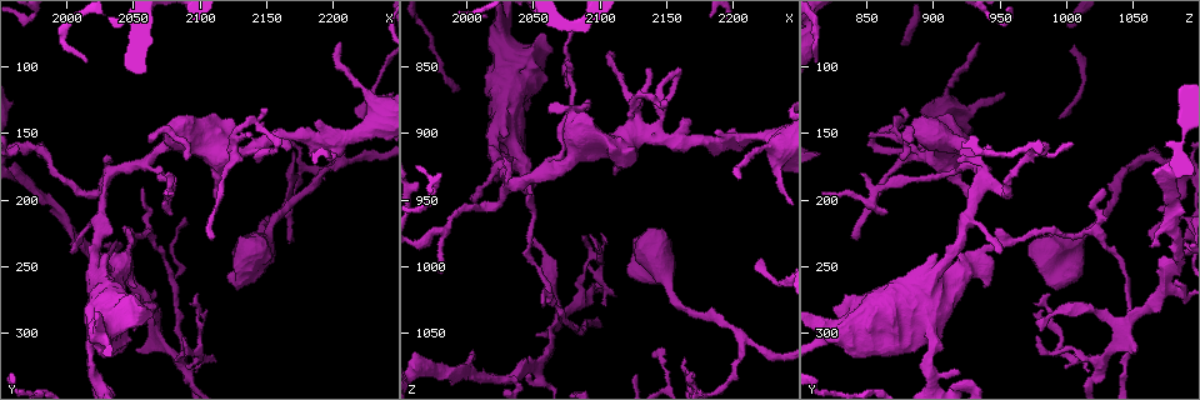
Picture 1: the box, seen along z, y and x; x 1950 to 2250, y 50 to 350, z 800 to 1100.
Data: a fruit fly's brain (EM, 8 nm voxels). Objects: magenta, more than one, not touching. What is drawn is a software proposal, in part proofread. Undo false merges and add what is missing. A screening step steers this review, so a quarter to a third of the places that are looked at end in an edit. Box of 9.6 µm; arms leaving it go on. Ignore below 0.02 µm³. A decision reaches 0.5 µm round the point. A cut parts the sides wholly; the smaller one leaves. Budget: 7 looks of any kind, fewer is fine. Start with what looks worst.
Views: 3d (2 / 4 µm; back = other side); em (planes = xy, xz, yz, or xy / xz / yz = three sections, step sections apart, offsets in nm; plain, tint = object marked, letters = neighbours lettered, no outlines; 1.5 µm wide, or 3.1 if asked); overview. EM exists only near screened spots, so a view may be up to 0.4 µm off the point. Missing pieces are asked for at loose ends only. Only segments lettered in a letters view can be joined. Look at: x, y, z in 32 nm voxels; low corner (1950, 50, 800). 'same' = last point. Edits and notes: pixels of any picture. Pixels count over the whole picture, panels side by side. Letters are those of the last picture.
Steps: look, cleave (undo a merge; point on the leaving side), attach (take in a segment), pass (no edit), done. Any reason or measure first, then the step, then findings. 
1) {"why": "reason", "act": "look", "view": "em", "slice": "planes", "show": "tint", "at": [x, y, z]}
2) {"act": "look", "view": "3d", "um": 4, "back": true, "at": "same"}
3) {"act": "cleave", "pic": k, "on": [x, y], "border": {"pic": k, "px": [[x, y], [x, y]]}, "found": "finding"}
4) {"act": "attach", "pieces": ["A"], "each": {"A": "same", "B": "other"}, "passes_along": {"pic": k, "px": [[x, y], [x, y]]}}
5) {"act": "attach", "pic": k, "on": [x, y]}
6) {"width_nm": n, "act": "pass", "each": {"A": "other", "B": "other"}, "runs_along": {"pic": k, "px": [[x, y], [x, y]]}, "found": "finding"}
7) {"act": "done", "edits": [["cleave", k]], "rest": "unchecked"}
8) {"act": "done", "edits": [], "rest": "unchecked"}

{"why": "an open end", "act": "look", "view": "em", "slice": "planes", "show": "tint", "at": [2094, 168, 874]}

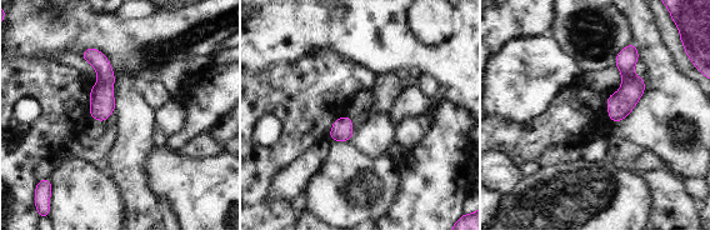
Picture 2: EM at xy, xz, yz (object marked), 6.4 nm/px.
{"act": "look", "view": "em", "slice": "planes", "show": "letters", "at": "same"}

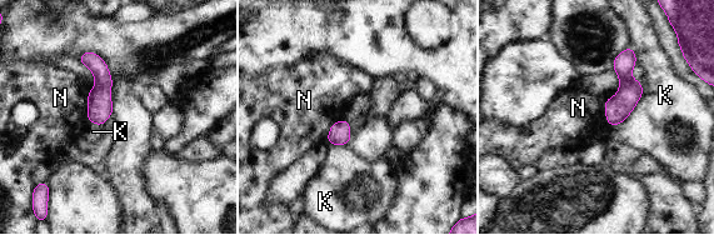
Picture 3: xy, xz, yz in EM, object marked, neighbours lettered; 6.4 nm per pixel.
{"longest_contact_nm": ["K", 340], "act": "pass", "each": {"K": "other", "N": "other"}, "border": {"pic": 3, "px": [[88, 90], [86, 118], [90, 121]]}, "found": "no lettered segment goes on from it"}

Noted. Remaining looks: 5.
{"why": "branch stops here", "act": "look", "view": "em", "slice": "planes", "show": "letters", "at": [2050, 266, 938]}

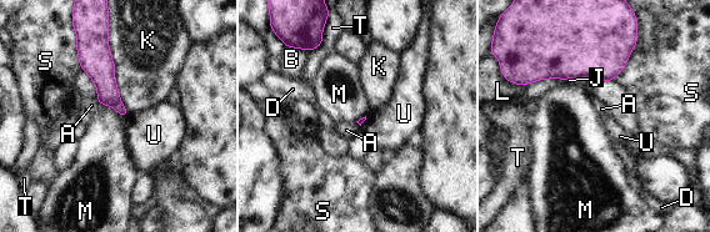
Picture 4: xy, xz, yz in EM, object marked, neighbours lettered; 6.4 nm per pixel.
{"act": "pass", "each": {"A": "other", "B": "other", "D": "other", "J": "other", "K": "other", "L": "other", "M": "other", "S": "other", "T": "other", "U": "other"}, "found": "none of them fits"}

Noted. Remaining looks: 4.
{"why": "an open end", "act": "look", "view": "em", "slice": "planes", "show": "letters", "at": [2050, 300, 980]}

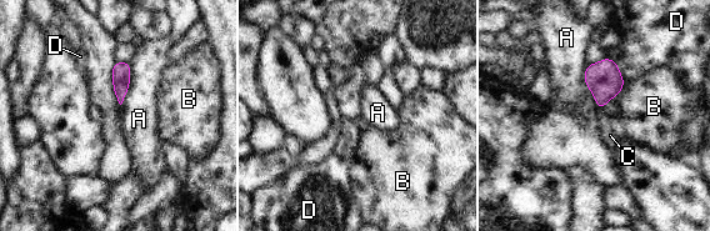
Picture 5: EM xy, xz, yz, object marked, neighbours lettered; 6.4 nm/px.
{"longest_contact_nm": ["A", 280], "act": "attach", "pic": 5, "on": [610, 135], "each": {"A": "other", "B": "other", "C": "same", "D": "other"}, "found": "the neuron continues"}

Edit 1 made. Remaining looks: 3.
{"act": "done", "edits": [["attach", 5]], "rest": "unchecked"}

